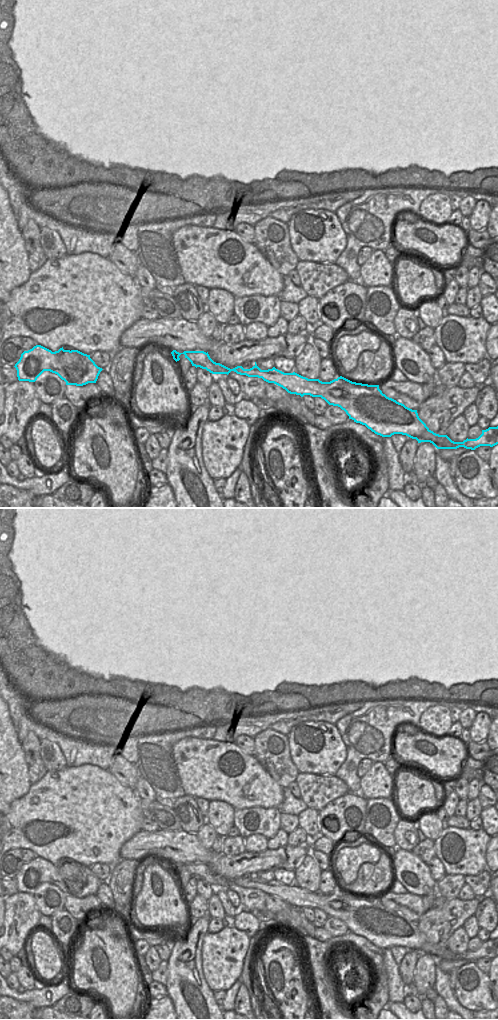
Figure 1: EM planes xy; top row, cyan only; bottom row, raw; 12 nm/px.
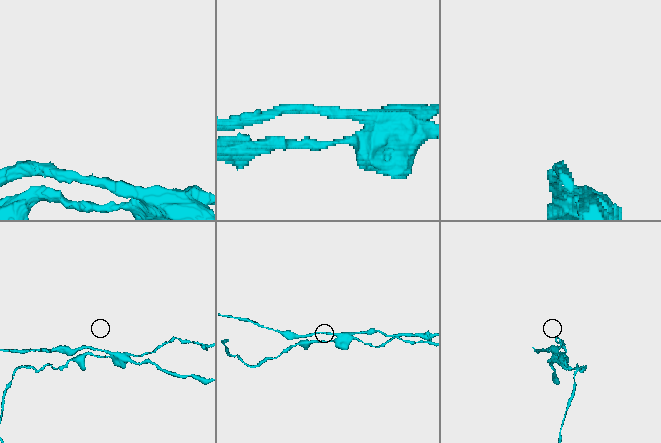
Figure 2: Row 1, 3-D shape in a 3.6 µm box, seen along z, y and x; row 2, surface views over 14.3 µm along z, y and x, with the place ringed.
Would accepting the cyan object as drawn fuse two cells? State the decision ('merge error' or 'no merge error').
merge error

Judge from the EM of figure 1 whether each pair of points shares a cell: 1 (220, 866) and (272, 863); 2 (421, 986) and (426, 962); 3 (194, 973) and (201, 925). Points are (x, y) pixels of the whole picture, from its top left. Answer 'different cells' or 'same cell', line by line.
1: same cell
2: same cell
3: same cell

